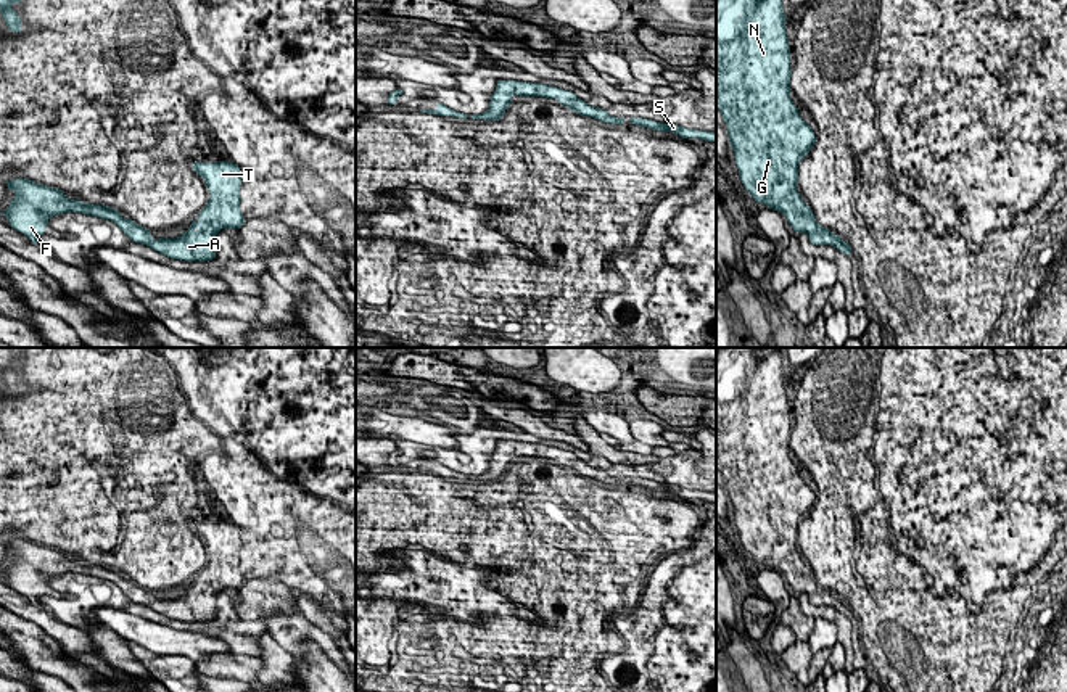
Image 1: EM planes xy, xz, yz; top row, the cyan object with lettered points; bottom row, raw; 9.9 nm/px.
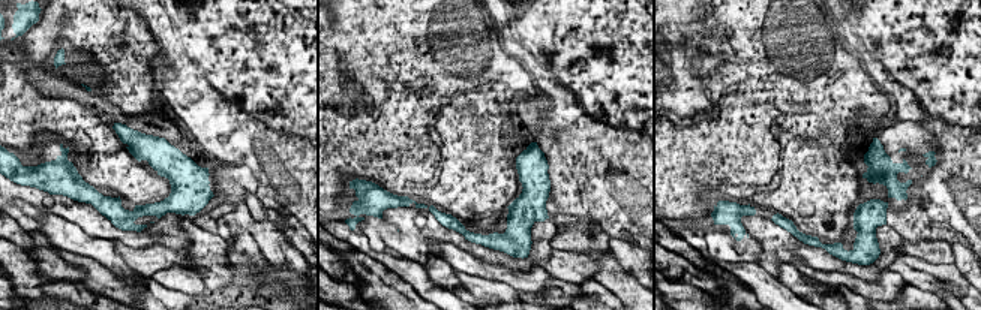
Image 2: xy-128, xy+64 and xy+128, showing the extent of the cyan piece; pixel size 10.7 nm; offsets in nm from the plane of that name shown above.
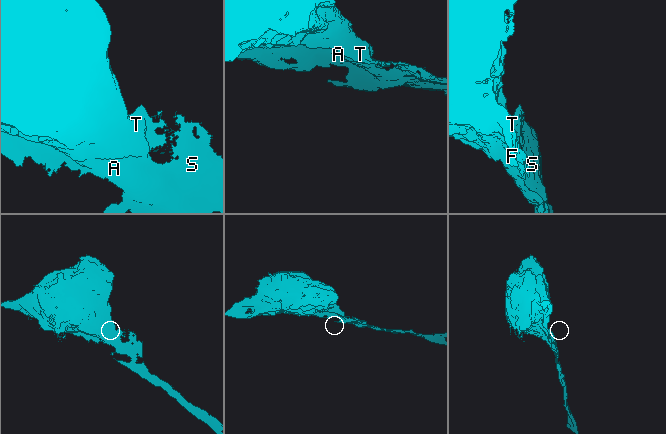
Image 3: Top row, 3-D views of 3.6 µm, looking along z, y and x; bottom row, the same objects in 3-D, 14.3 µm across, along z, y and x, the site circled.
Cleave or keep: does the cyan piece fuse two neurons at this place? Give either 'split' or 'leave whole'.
leave whole

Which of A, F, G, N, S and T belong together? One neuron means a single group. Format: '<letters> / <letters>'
A F G N S T

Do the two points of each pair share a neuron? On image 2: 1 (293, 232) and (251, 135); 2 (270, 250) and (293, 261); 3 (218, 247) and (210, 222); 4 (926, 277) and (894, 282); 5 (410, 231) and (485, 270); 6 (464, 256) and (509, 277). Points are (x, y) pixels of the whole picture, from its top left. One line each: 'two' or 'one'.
1: two
2: one
3: two
4: two
5: two
6: one

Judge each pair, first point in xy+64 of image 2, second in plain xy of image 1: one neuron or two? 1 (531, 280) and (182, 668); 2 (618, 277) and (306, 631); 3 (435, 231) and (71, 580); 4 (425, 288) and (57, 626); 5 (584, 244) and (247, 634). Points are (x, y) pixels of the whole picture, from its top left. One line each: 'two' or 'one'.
1: two
2: one
3: one
4: one
5: two

